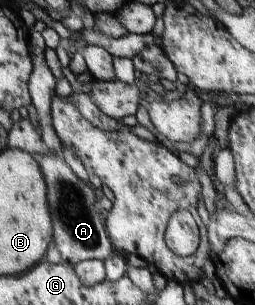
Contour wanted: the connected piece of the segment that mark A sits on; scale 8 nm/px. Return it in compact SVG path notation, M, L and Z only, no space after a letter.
M51 152L35 155L43 165L43 173L47 173L47 181L51 181L51 213L55 213L55 243L62 253L63 260L73 265L83 260L106 260L115 252L114 243L106 227L106 214L97 211L95 203L100 194L89 183L79 179L61 156Z

